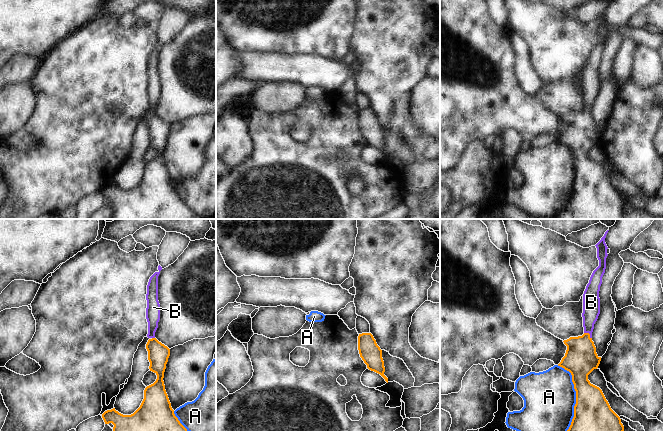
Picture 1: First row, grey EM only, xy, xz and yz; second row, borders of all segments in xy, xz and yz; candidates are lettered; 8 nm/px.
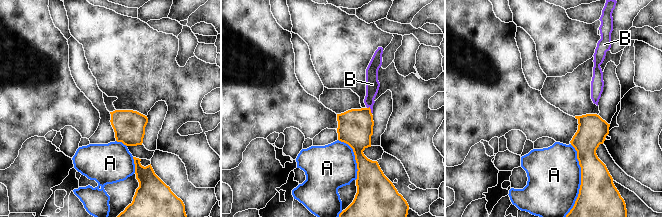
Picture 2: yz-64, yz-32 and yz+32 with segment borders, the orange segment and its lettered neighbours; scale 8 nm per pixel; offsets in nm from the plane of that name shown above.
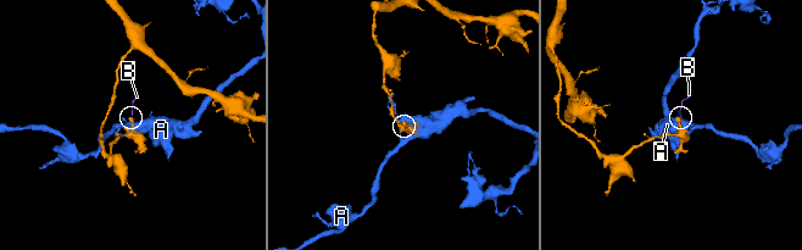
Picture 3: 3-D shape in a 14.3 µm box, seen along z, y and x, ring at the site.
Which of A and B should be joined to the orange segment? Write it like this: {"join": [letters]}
{"join": ["B"]}

